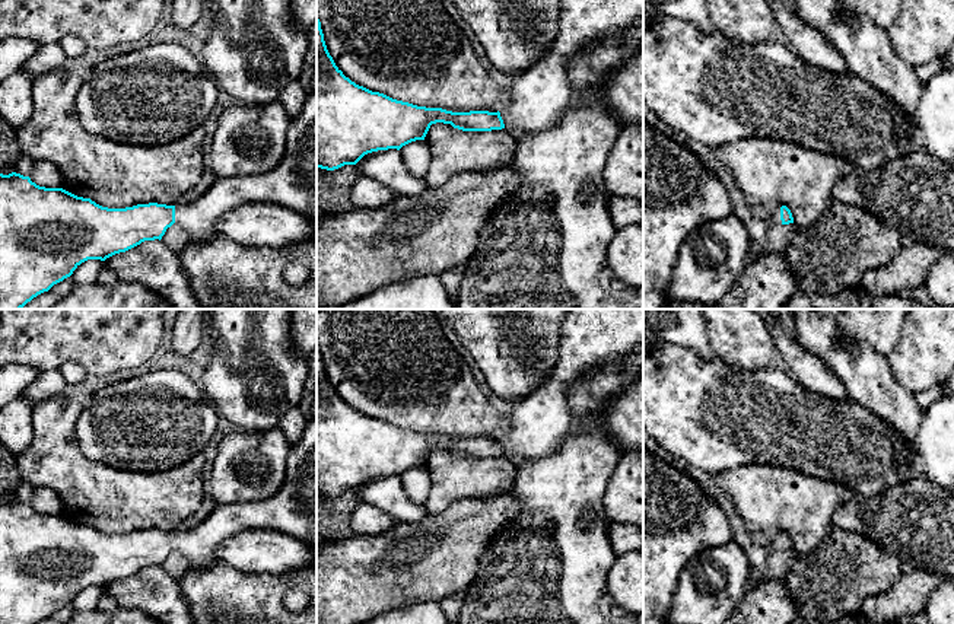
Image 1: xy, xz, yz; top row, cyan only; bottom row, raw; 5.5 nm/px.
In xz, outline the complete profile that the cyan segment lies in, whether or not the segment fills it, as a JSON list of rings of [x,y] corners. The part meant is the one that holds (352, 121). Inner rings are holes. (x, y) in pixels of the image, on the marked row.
[[[562,0],[560,29],[551,54],[524,74],[513,77],[503,108],[497,112],[452,112],[417,106],[356,85],[336,66],[317,17],[317,168],[334,171],[344,165],[356,165],[372,152],[400,150],[411,141],[424,140],[430,125],[436,122],[451,124],[462,131],[547,130],[562,120],[572,101],[567,58],[583,51],[594,39],[630,28],[639,17],[643,17],[643,0]]]

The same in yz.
[[[773,206],[769,211],[769,219],[763,220],[761,217],[751,219],[745,226],[748,238],[748,264],[757,257],[763,255],[761,248],[769,242],[769,230],[772,225],[789,225],[794,223],[791,210],[786,206]]]

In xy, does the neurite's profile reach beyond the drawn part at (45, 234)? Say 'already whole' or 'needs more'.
needs more

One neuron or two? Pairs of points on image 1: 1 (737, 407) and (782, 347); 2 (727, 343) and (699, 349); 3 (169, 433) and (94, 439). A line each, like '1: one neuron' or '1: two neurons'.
1: two neurons
2: two neurons
3: one neuron

